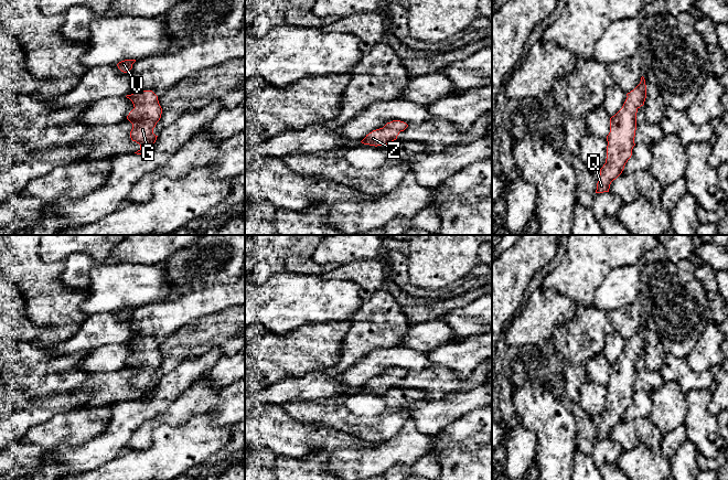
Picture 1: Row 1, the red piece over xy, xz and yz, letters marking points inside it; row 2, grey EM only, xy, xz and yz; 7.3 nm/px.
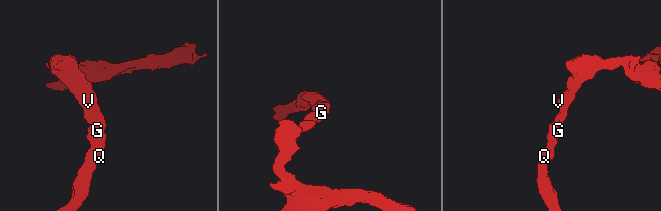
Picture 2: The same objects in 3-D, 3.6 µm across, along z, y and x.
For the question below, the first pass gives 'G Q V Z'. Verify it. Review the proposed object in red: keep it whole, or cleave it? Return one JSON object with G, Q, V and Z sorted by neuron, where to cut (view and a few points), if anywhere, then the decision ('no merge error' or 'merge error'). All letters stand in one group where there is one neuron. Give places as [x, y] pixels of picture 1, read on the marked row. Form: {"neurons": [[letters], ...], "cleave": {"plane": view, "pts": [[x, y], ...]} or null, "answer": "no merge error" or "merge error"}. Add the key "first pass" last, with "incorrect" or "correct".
{"neurons": [["G", "Q", "V", "Z"]], "cleave": null, "answer": "no merge error", "first pass": "correct"}

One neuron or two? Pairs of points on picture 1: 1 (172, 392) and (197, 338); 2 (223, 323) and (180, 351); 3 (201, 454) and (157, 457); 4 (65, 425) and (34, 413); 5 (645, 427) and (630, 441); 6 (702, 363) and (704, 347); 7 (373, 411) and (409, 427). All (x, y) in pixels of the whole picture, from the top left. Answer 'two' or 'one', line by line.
1: two
2: one
3: one
4: two
5: one
6: one
7: two

